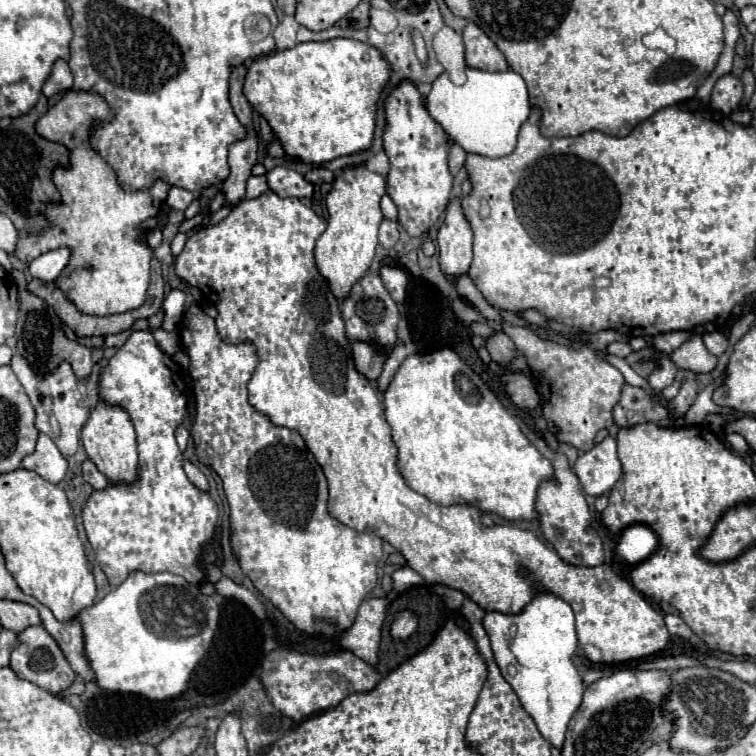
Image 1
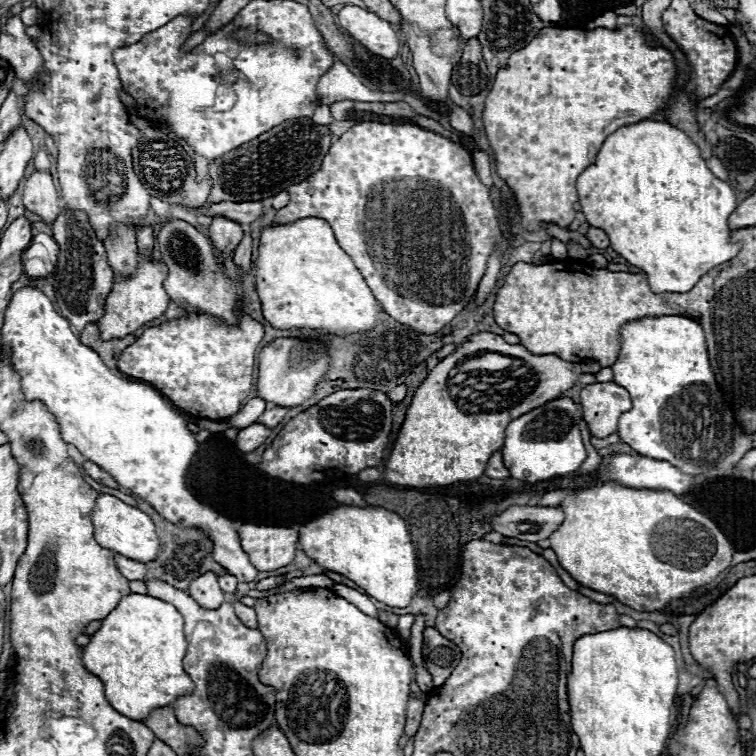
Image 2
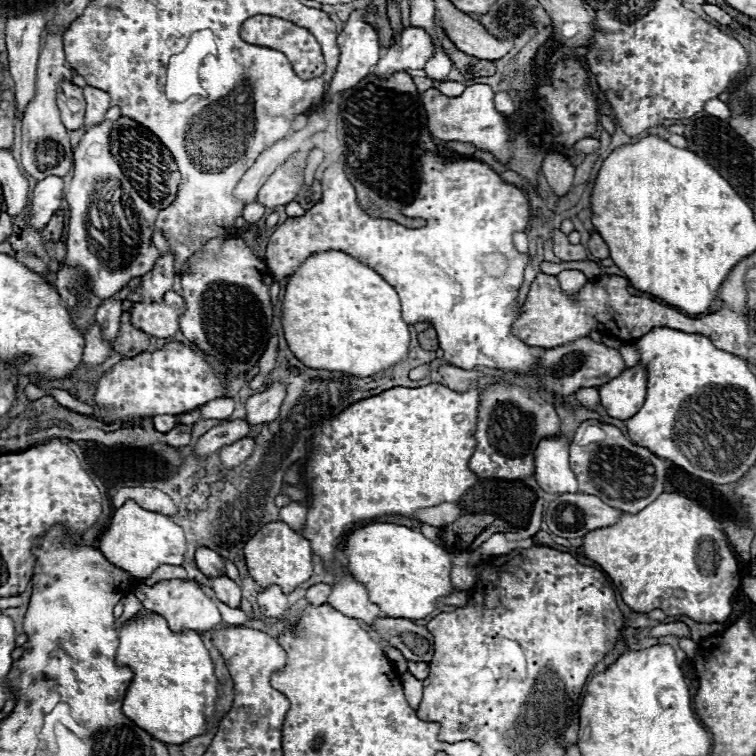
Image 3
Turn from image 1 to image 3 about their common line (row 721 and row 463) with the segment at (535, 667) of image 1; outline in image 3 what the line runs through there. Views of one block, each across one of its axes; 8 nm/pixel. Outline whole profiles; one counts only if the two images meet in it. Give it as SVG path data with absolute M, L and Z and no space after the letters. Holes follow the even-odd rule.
M560 434L552 436L552 440L540 440L536 448L534 478L550 494L578 492L578 482L568 462L568 444L570 440Z

